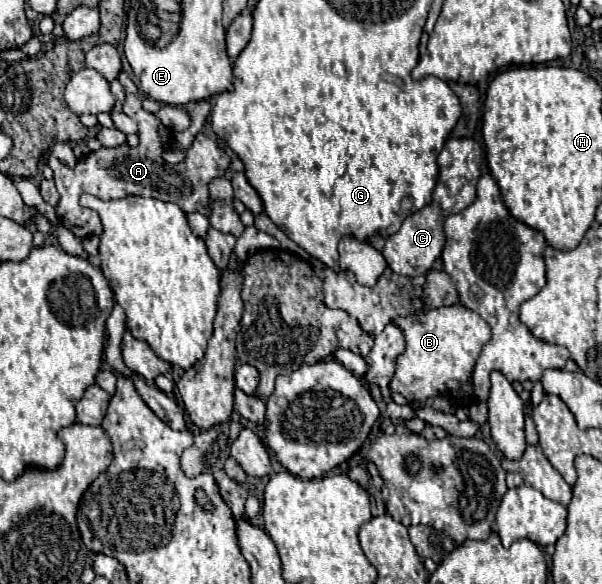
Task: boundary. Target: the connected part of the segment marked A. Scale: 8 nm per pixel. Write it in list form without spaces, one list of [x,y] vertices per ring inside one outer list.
[[[121,69],[119,73],[119,81],[125,87],[127,99],[125,99],[125,113],[129,117],[133,117],[139,123],[139,145],[133,149],[129,145],[121,145],[121,147],[101,147],[99,151],[89,153],[87,157],[79,159],[77,165],[73,169],[65,167],[59,159],[55,159],[53,155],[47,157],[49,167],[53,169],[53,181],[57,185],[59,191],[59,203],[55,207],[59,221],[79,239],[83,237],[91,237],[91,235],[101,235],[101,223],[99,223],[99,215],[93,213],[91,209],[83,209],[79,205],[79,195],[81,193],[91,193],[99,199],[123,199],[125,195],[139,195],[139,197],[153,197],[153,199],[161,199],[161,201],[169,201],[179,205],[185,213],[193,213],[199,211],[203,215],[209,213],[209,193],[207,193],[207,183],[213,177],[221,177],[227,167],[231,157],[217,145],[217,141],[213,141],[211,137],[207,137],[205,133],[199,133],[197,139],[193,141],[193,145],[187,151],[187,159],[183,163],[167,163],[163,159],[165,149],[171,143],[171,135],[169,129],[165,129],[161,125],[161,121],[153,115],[147,113],[141,107],[141,91],[137,89],[137,85],[131,81],[131,75]]]

